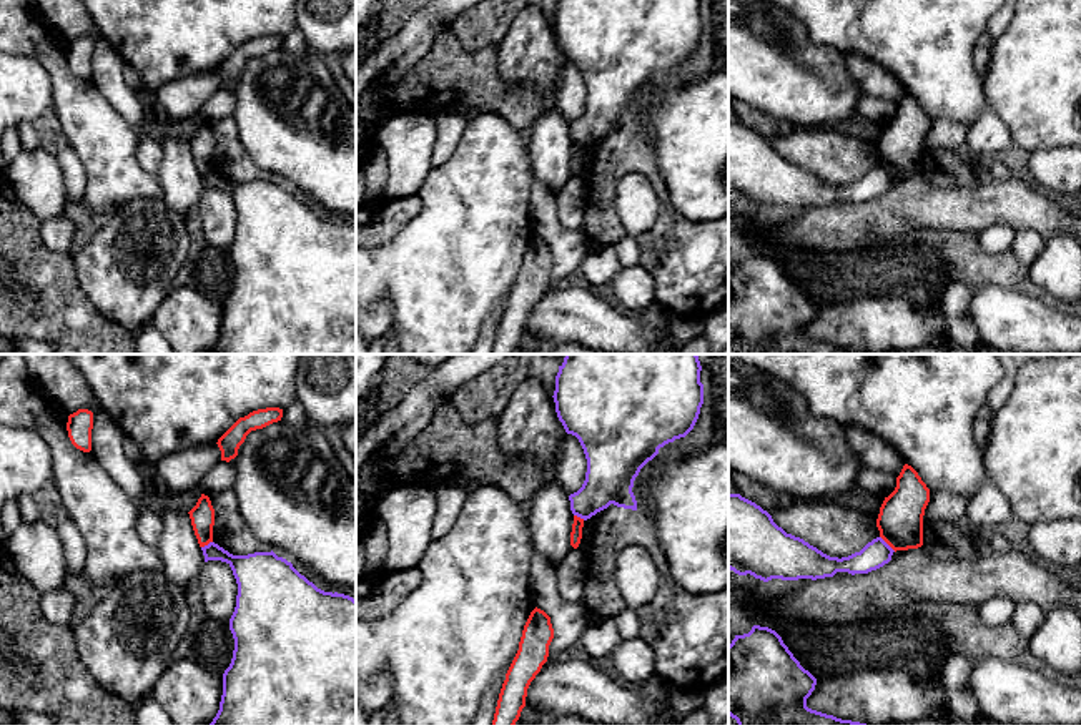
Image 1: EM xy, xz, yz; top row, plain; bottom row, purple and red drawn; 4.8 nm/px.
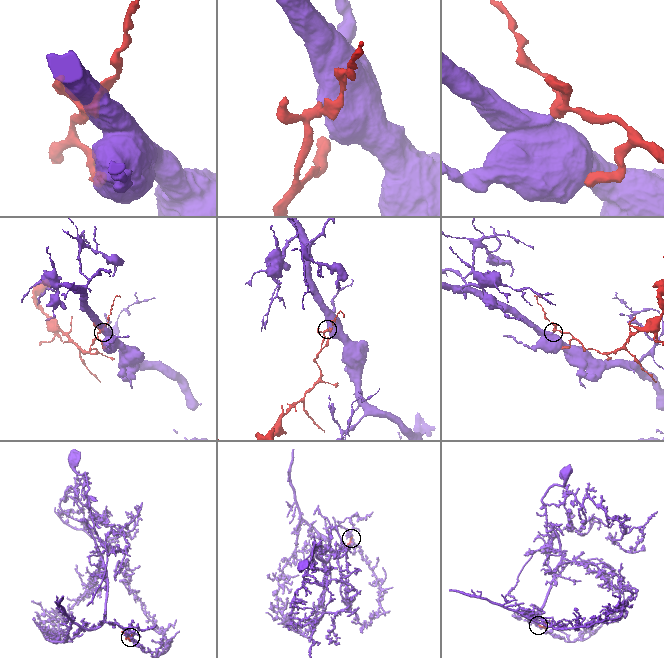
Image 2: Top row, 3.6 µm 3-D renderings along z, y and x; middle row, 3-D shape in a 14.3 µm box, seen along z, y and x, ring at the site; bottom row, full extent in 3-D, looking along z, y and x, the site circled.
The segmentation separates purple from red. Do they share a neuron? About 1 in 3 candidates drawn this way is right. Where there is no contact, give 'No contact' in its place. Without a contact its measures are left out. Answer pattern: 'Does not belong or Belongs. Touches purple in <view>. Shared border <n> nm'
Does not belong. Touches purple in yz. Shared border 110 nm

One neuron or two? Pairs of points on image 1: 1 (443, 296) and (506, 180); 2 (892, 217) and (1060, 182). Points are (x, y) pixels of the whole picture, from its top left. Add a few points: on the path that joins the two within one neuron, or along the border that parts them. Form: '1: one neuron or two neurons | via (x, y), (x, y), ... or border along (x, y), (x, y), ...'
1: one neuron | via (451, 268), (474, 228), (474, 212), (478, 208)
2: two neurons | border along (1033, 180), (1056, 197)

